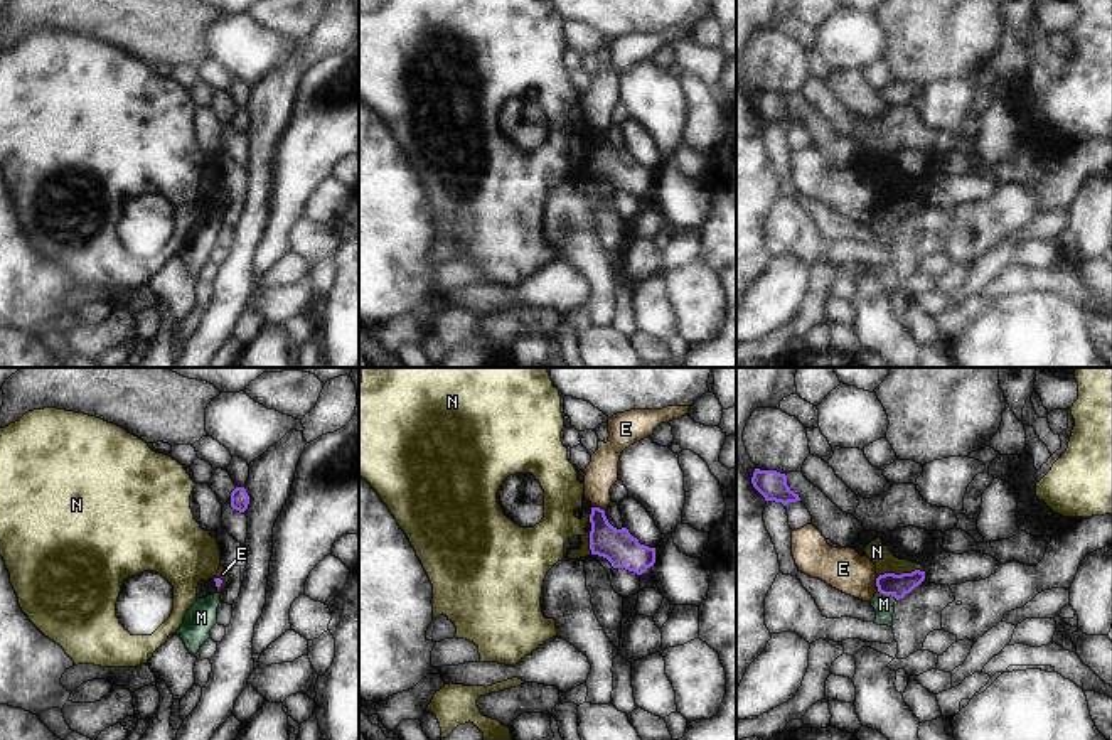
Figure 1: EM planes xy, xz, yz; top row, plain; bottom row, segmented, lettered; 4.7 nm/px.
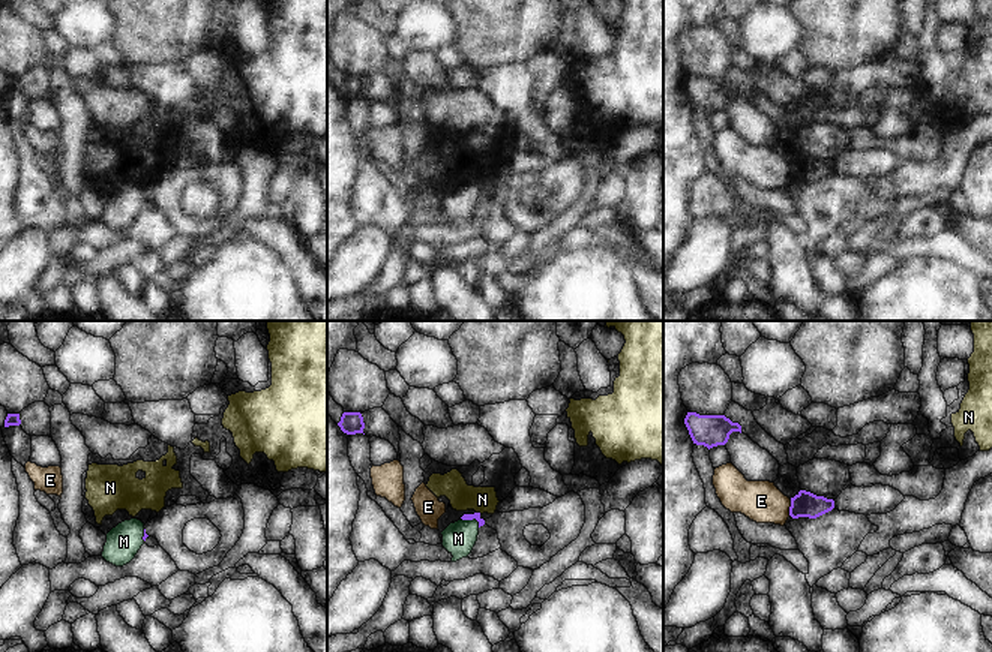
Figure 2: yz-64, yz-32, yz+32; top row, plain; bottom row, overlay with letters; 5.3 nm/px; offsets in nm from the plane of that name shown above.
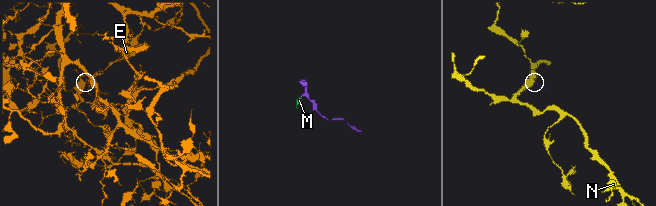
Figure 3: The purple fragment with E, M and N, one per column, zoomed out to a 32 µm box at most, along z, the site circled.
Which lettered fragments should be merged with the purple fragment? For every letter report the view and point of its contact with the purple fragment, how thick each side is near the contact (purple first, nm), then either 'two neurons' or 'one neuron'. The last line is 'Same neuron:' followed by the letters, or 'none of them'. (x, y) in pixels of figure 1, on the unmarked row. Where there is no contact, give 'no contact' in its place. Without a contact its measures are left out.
E: contact xz (598, 130); calibres 170 and 150 nm; two neurons
M: contact yz (888, 216); calibres 110 and 100 nm; one neuron
N: contact yz (902, 196); calibres 110 and 100 nm; two neurons
Same neuron: M

